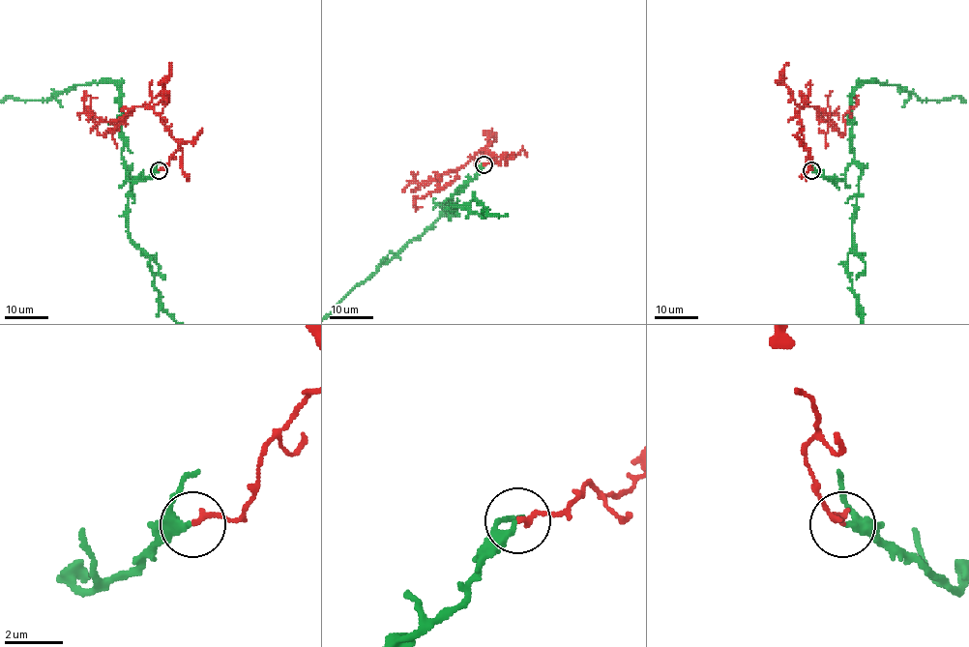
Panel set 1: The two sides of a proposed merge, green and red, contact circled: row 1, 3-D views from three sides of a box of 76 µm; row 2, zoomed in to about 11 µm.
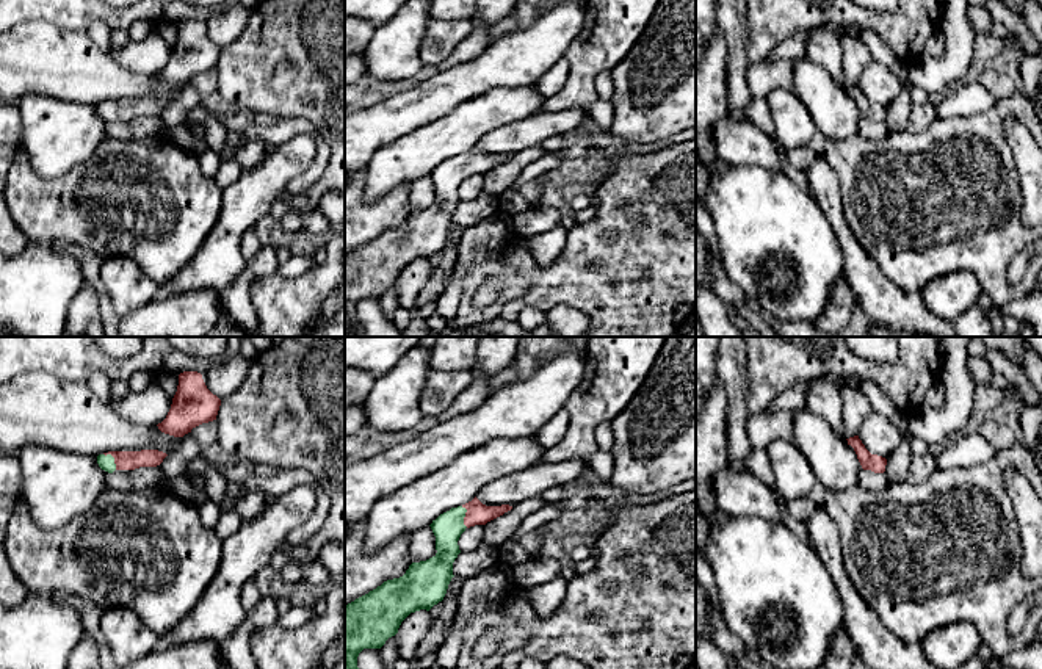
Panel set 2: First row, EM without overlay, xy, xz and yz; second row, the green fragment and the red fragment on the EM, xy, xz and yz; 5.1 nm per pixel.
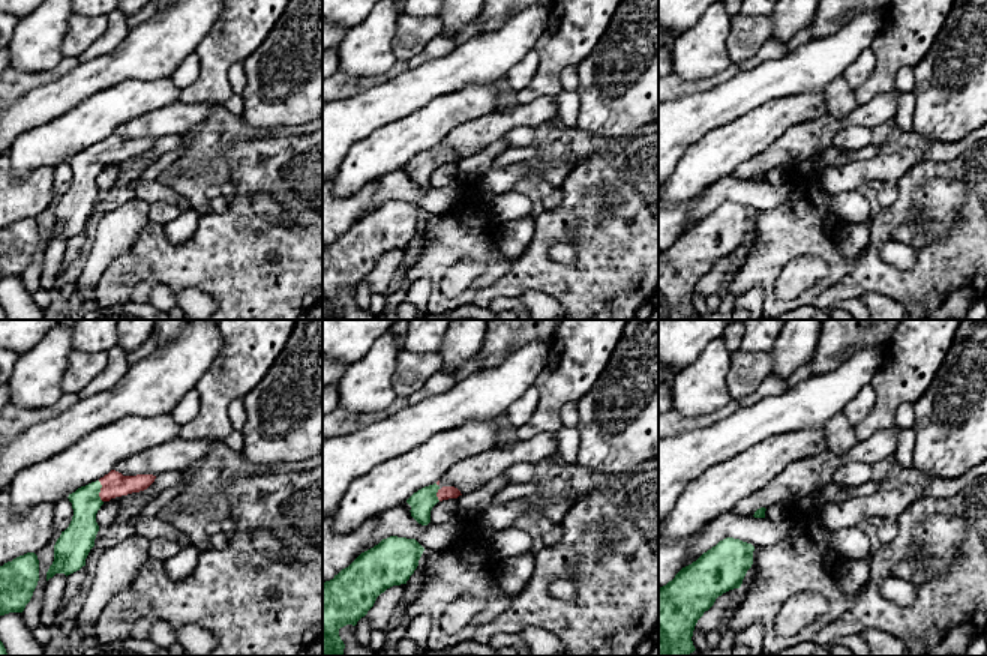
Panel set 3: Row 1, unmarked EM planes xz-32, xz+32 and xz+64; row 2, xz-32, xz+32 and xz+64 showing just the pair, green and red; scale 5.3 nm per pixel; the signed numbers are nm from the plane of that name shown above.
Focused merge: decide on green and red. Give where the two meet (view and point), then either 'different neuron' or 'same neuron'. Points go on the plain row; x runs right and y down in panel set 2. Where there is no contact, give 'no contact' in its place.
meets green in xz at (464, 165); different neuron

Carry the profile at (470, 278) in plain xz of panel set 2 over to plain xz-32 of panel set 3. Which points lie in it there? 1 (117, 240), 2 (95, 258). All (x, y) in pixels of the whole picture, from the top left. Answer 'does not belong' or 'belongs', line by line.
1: does not belong
2: does not belong

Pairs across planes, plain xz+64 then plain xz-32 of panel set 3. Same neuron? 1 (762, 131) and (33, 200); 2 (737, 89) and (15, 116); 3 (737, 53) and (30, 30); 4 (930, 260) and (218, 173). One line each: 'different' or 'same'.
1: different
2: same
3: different
4: different

